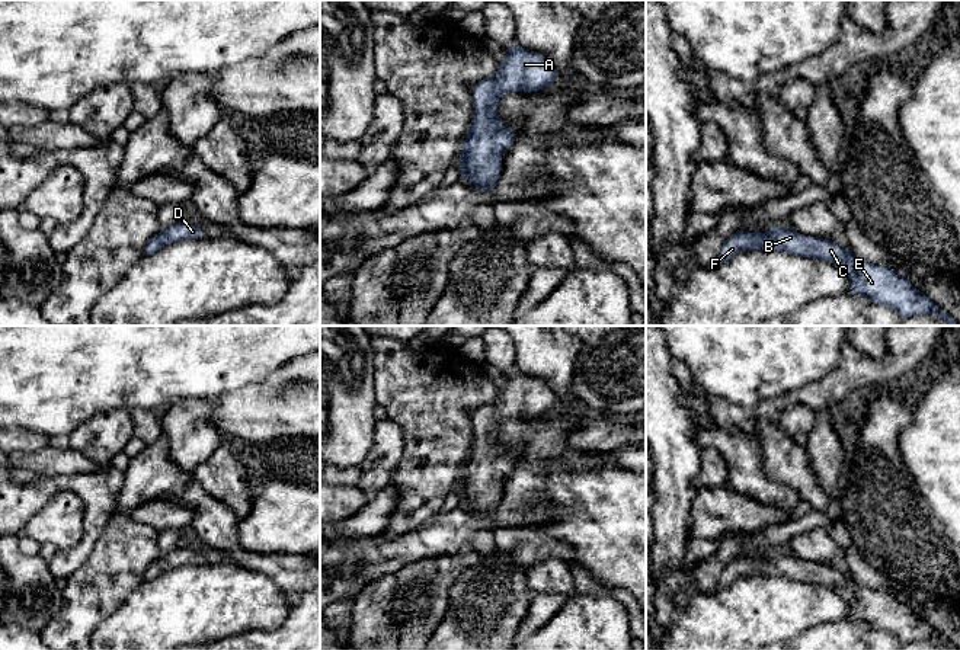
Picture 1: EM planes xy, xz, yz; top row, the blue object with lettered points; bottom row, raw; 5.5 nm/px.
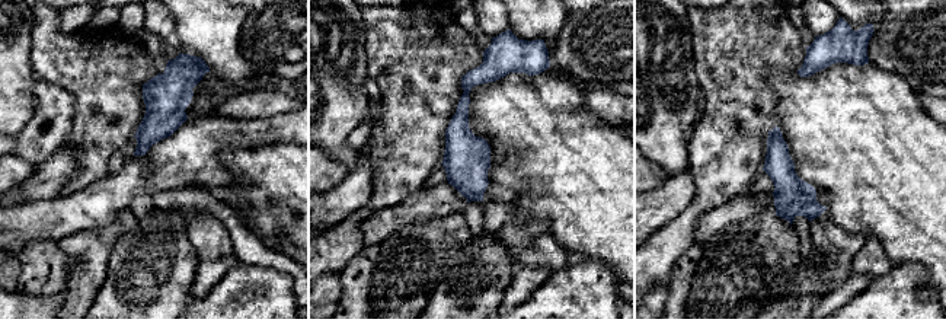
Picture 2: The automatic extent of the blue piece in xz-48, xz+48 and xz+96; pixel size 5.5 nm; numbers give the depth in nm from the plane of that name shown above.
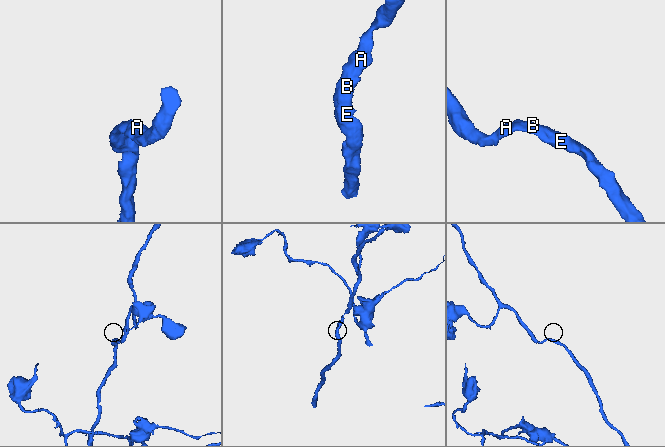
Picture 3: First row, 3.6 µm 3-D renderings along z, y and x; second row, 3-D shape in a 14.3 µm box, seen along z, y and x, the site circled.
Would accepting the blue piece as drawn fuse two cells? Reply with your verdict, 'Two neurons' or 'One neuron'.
One neuron

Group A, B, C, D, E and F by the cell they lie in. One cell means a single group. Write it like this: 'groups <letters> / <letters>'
groups A B C D E F

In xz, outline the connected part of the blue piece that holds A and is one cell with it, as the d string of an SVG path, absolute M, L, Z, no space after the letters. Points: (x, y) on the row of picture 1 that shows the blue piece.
M516 44L508 48L495 76L473 87L473 121L458 159L461 176L474 186L490 190L500 176L500 160L515 141L515 134L499 118L497 102L505 93L540 92L557 76L554 65L540 52Z

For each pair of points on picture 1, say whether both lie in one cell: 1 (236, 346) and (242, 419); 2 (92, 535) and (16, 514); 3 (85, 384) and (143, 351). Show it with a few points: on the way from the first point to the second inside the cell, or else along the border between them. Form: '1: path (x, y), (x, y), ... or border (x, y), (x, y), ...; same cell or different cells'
1: border (269, 374), (261, 381), (227, 391), (214, 400); different cells
2: path (92, 508), (76, 484), (44, 489); same cell
3: path (99, 370), (118, 351), (128, 351); same cell

